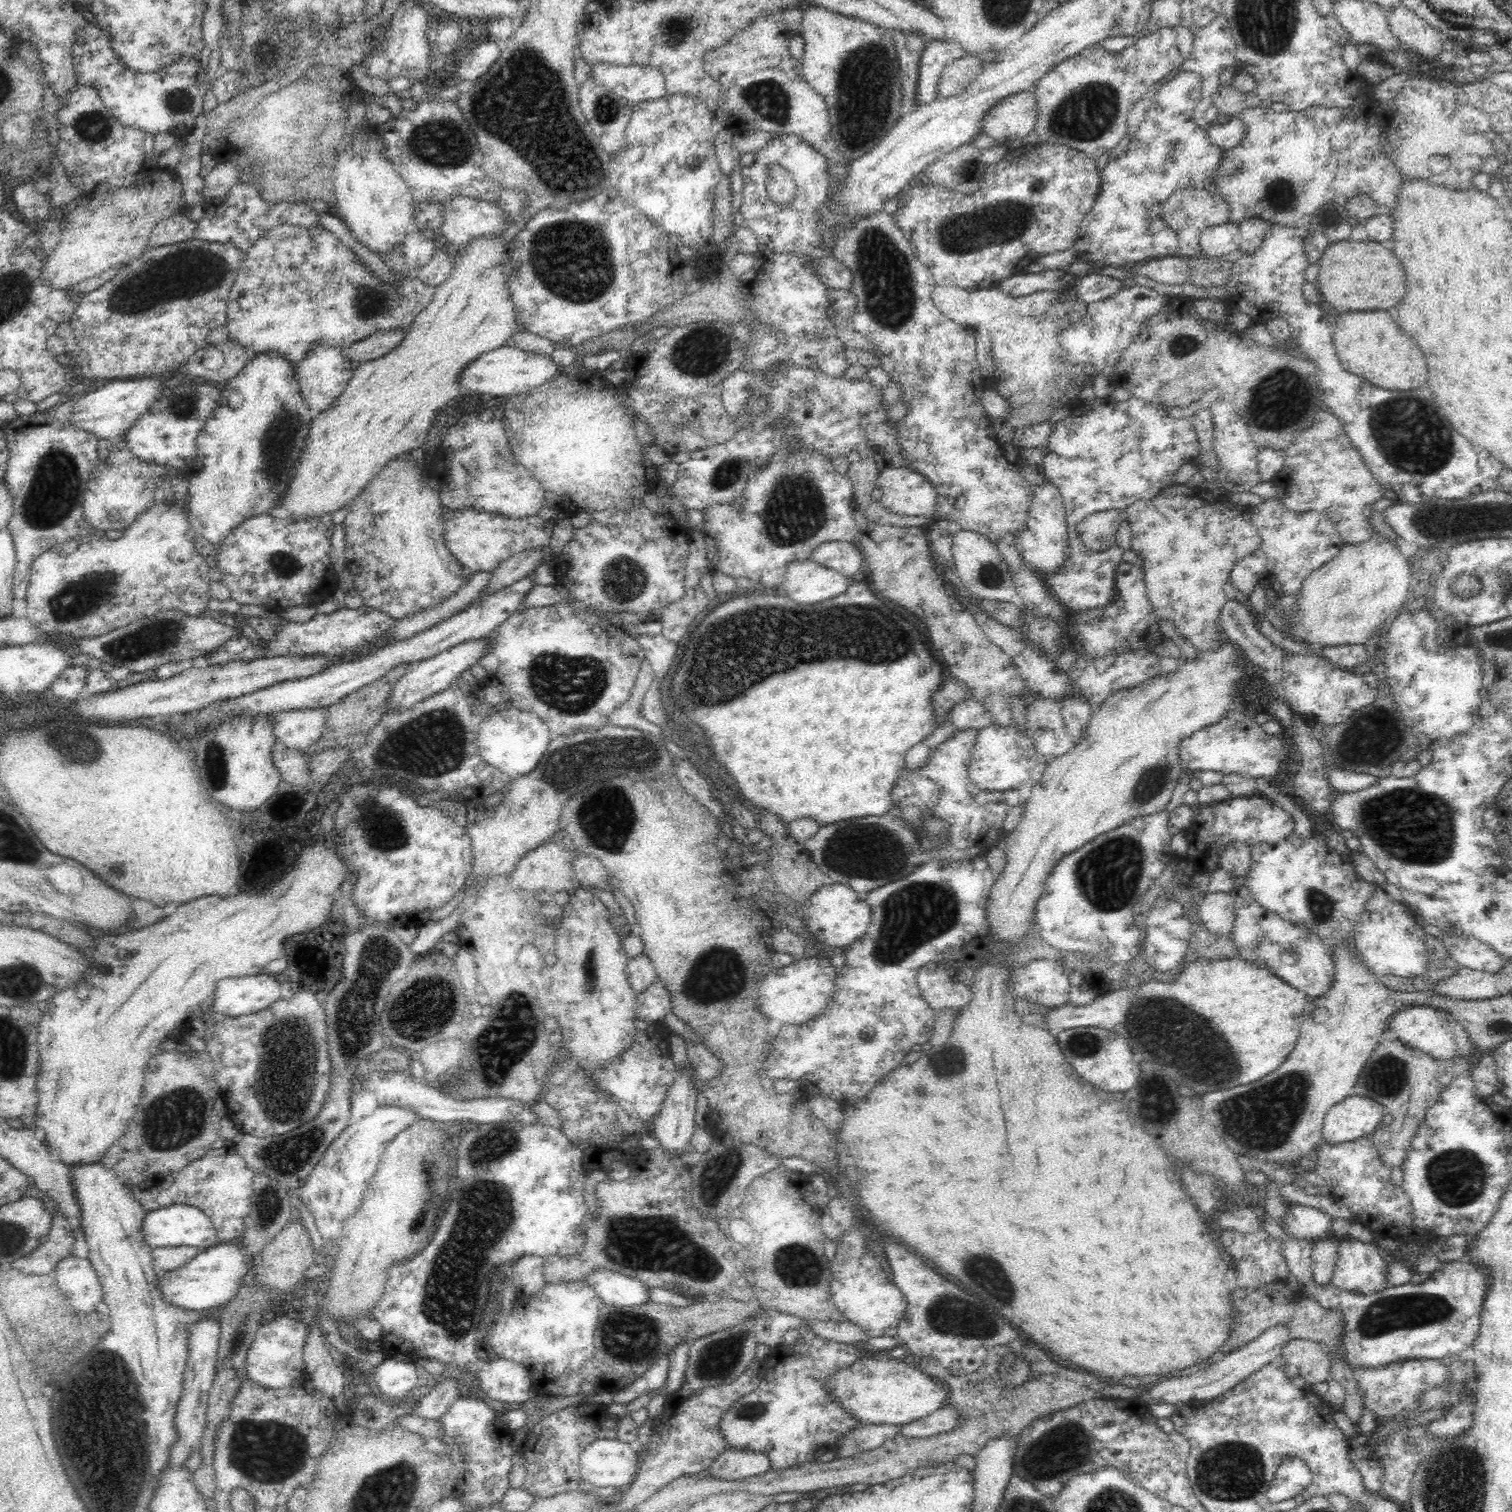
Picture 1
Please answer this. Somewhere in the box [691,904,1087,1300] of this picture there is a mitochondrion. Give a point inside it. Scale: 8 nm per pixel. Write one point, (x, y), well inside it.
(798, 1266)

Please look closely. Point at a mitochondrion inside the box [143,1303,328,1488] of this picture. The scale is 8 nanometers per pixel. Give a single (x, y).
(268, 1451)

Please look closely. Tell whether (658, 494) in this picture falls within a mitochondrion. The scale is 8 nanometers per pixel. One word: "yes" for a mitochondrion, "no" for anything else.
no

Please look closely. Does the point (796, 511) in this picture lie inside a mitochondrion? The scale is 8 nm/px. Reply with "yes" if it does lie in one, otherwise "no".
yes

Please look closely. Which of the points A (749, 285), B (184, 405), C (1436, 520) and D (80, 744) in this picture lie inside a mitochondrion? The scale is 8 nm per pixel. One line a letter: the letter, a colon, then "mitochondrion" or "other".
A: other
B: mitochondrion
C: mitochondrion
D: mitochondrion

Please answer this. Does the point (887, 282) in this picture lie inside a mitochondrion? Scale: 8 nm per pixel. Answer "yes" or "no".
yes

